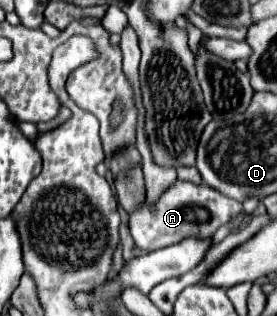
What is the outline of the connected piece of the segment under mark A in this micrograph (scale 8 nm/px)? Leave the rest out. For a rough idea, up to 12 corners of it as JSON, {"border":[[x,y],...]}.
{"border":[[176,180],[130,212],[138,248],[214,234],[242,204]]}

